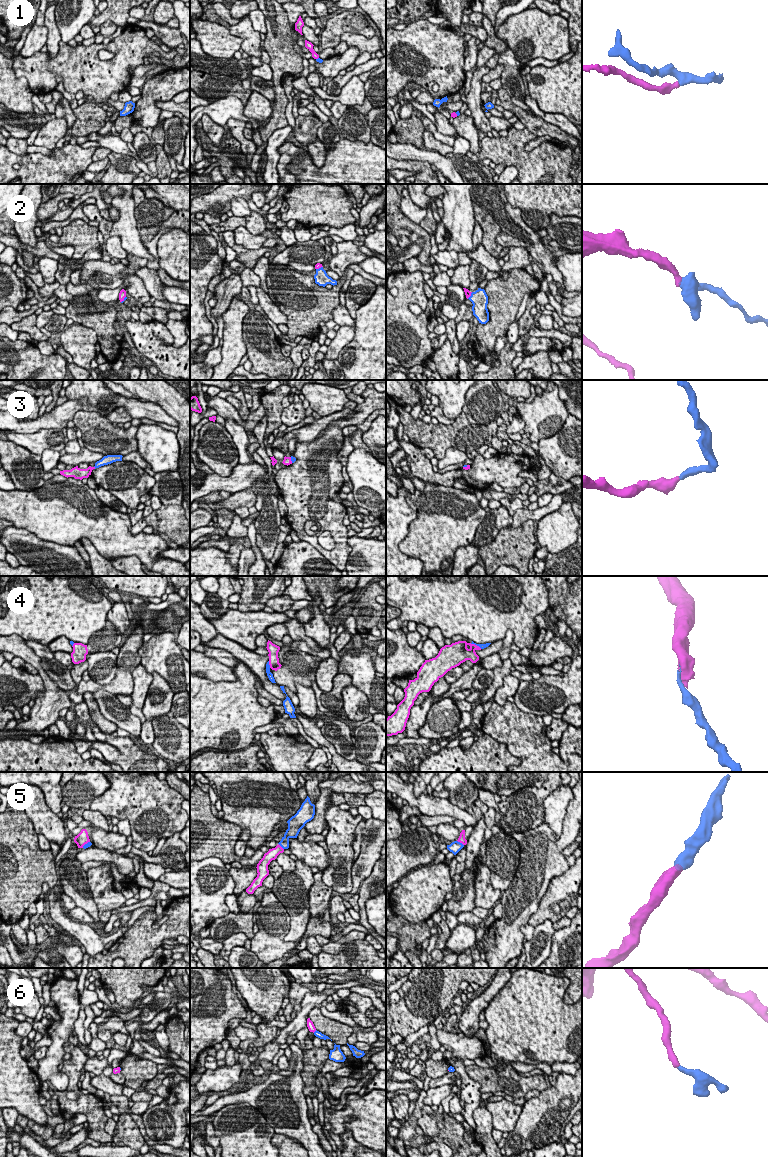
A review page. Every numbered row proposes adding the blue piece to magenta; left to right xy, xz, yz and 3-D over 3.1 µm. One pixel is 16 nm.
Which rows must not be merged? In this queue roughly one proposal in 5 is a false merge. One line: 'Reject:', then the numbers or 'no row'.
Reject: 4

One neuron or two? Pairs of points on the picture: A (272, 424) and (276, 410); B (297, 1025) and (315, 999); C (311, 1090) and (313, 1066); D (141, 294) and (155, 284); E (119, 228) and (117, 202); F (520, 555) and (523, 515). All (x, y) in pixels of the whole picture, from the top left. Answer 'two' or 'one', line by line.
A: one
B: one
C: one
D: two
E: one
F: two

